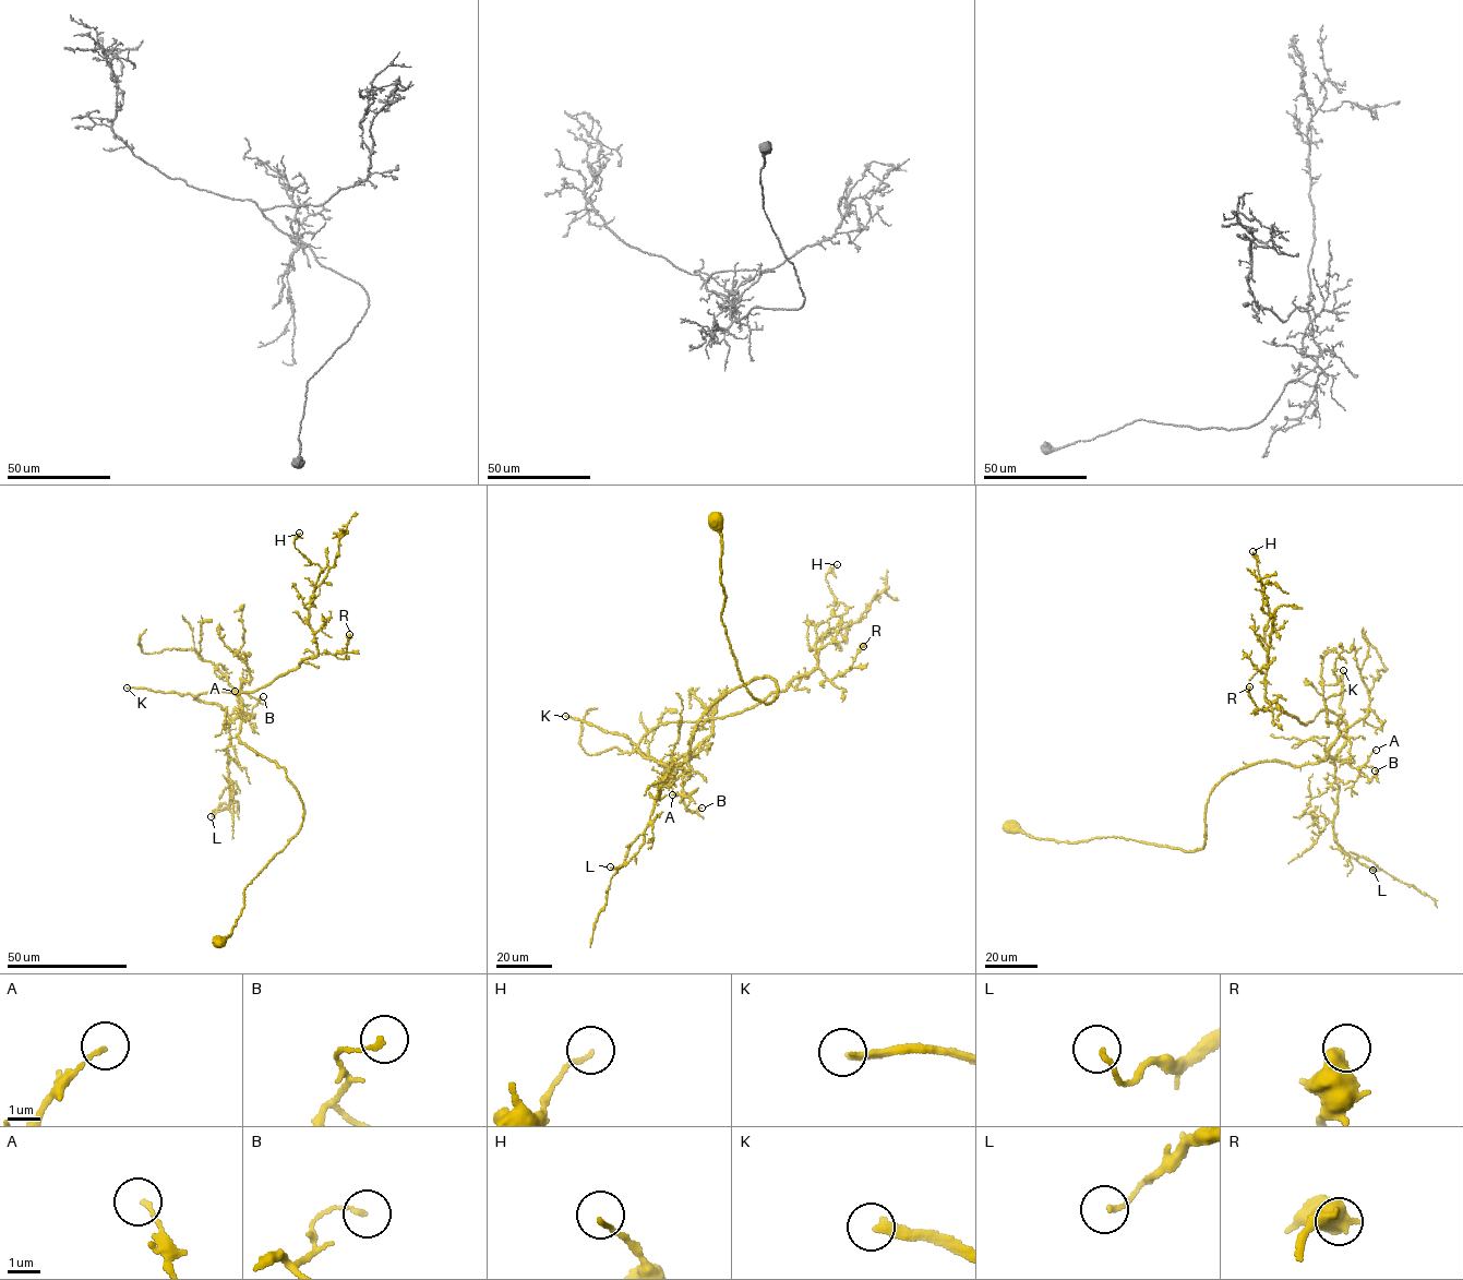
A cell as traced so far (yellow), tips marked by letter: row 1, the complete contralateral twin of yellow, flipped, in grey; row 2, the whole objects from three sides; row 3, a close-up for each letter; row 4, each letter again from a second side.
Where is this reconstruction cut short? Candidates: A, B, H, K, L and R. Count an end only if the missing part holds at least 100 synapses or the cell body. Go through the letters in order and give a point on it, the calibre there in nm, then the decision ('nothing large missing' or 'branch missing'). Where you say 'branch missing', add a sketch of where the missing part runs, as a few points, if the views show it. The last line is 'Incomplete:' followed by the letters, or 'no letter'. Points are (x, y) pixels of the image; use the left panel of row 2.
A: (235, 691) | 110 nm | nothing large missing
B: (263, 696) | 150 nm | nothing large missing
H: (299, 533) | 120 nm | nothing large missing
K: (127, 688) | 240 nm | branch missing | (127, 688), (86, 679), (32, 643), (27, 623), (20, 617), (9, 546), (18, 524), (11, 514), (4, 518)
L: (211, 816) | 150 nm | nothing large missing
R: (349, 634) | 550 nm | nothing large missing
Incomplete: K

